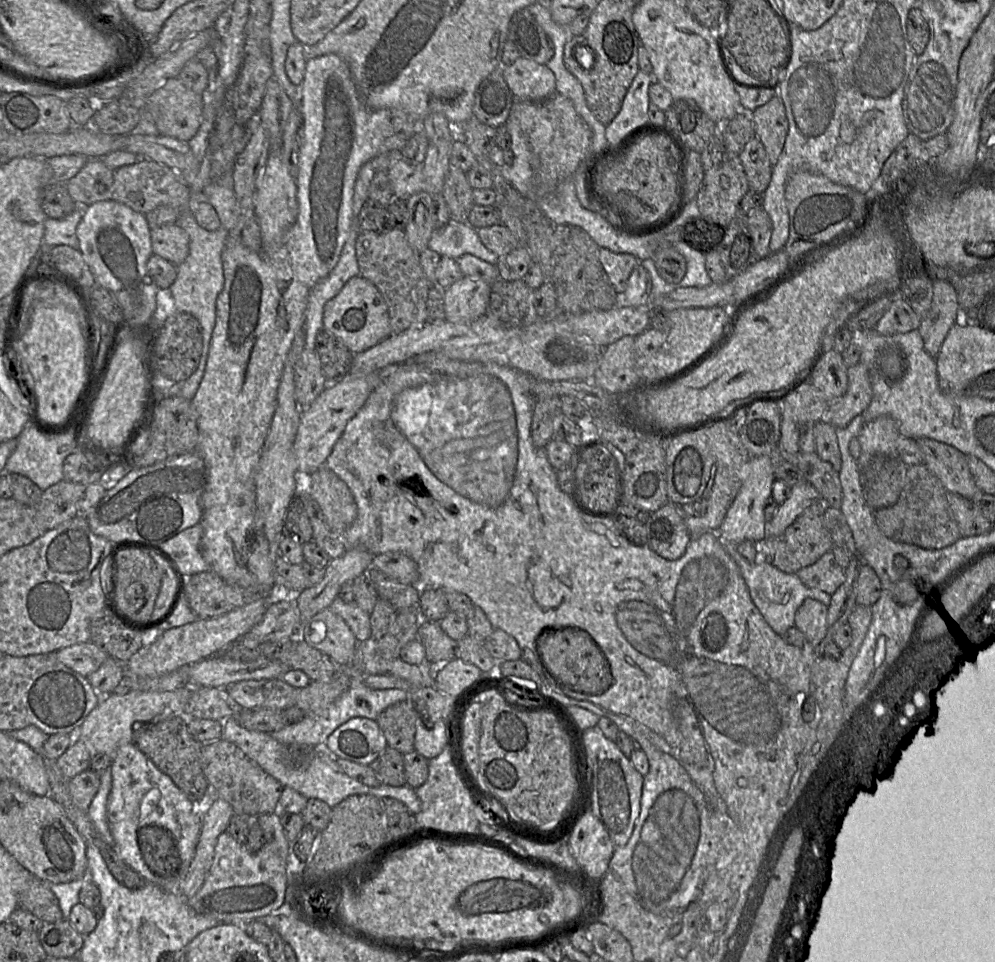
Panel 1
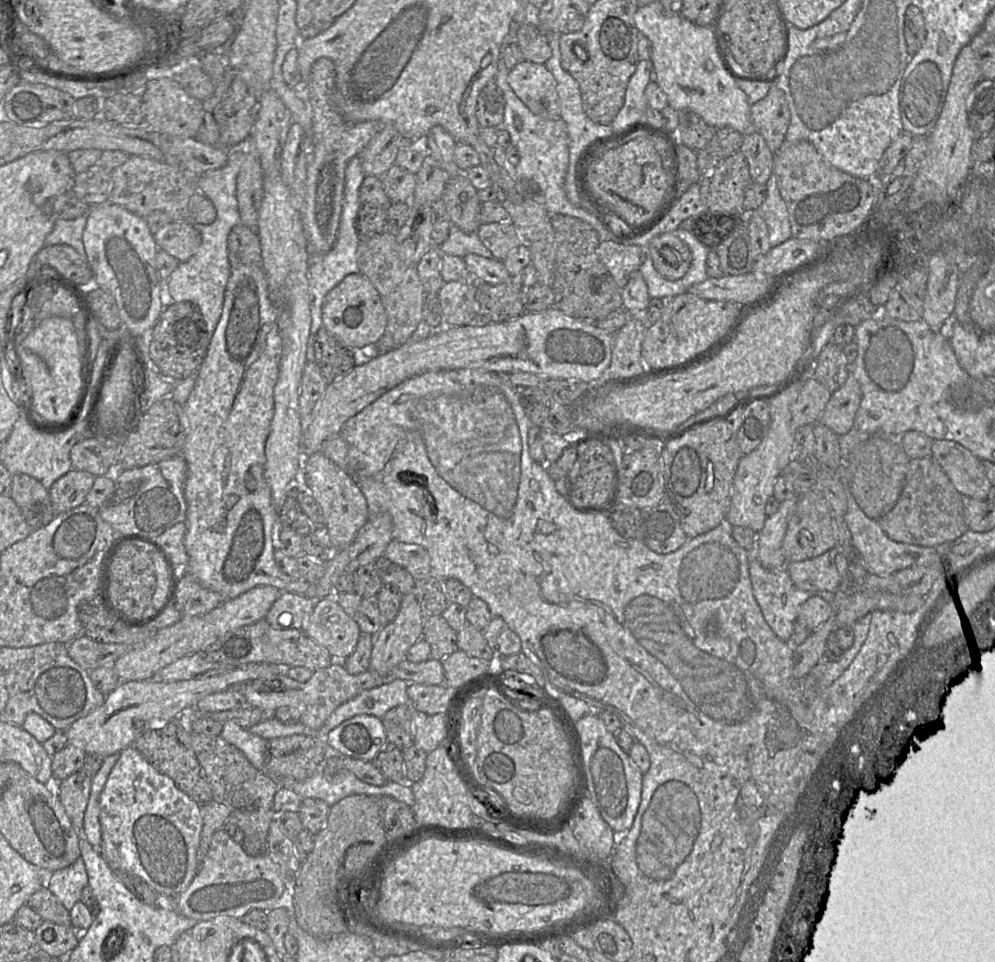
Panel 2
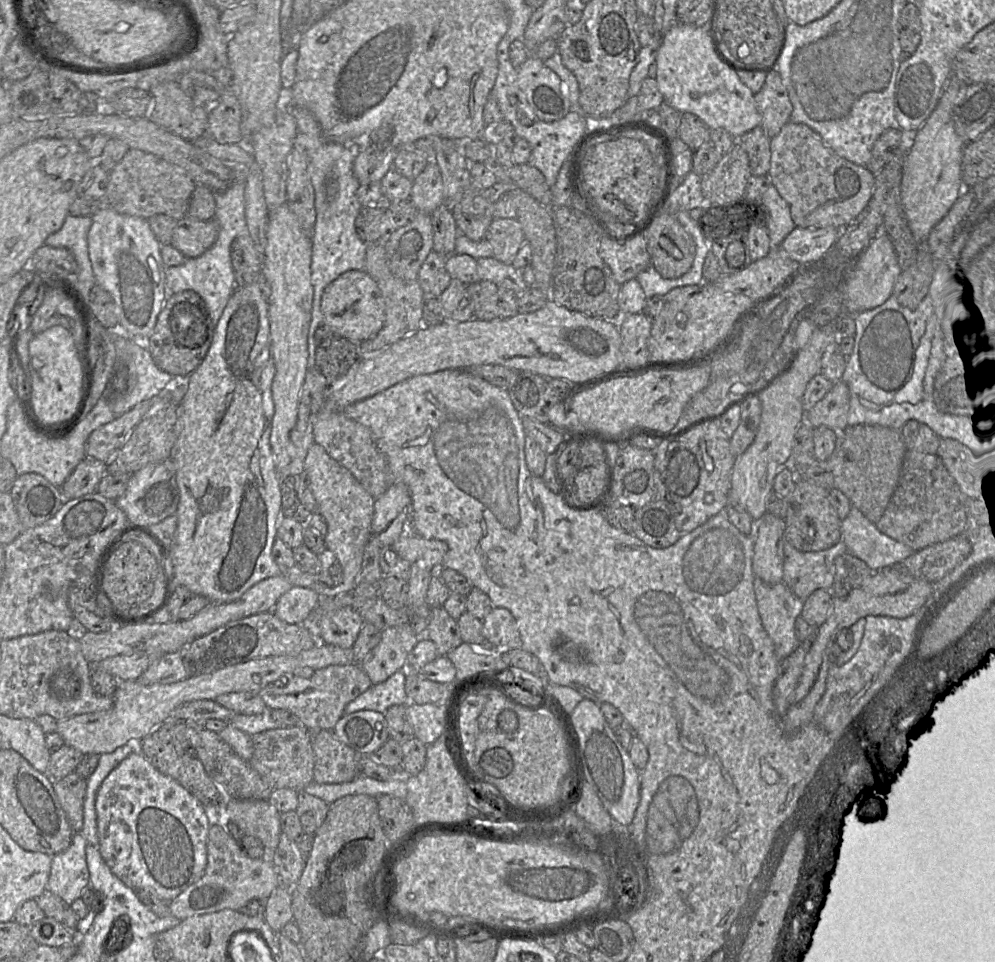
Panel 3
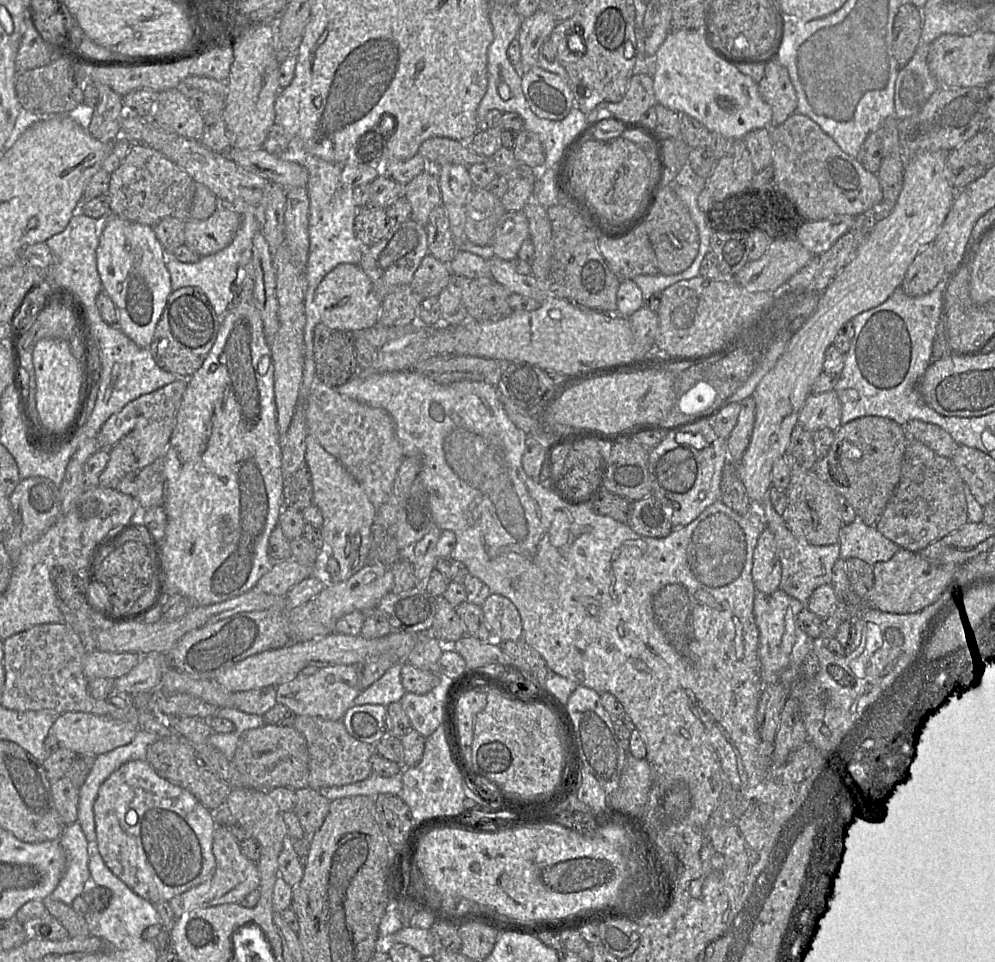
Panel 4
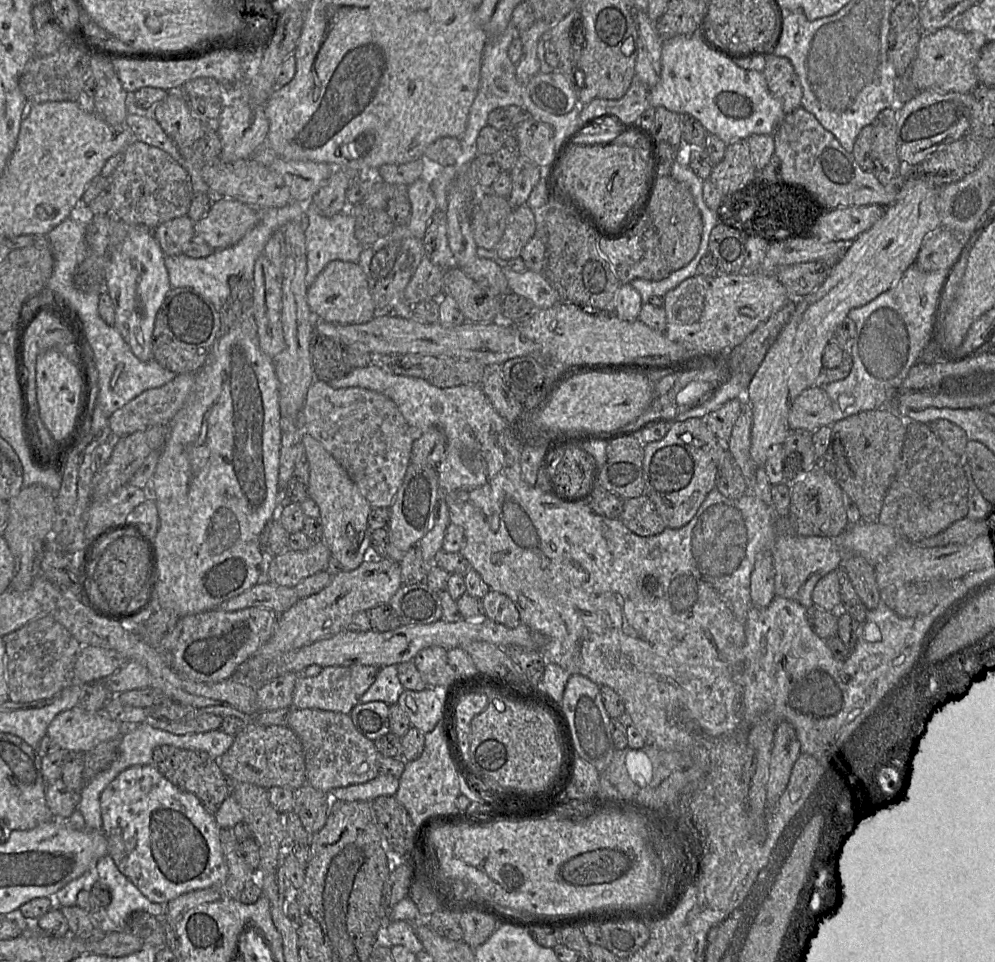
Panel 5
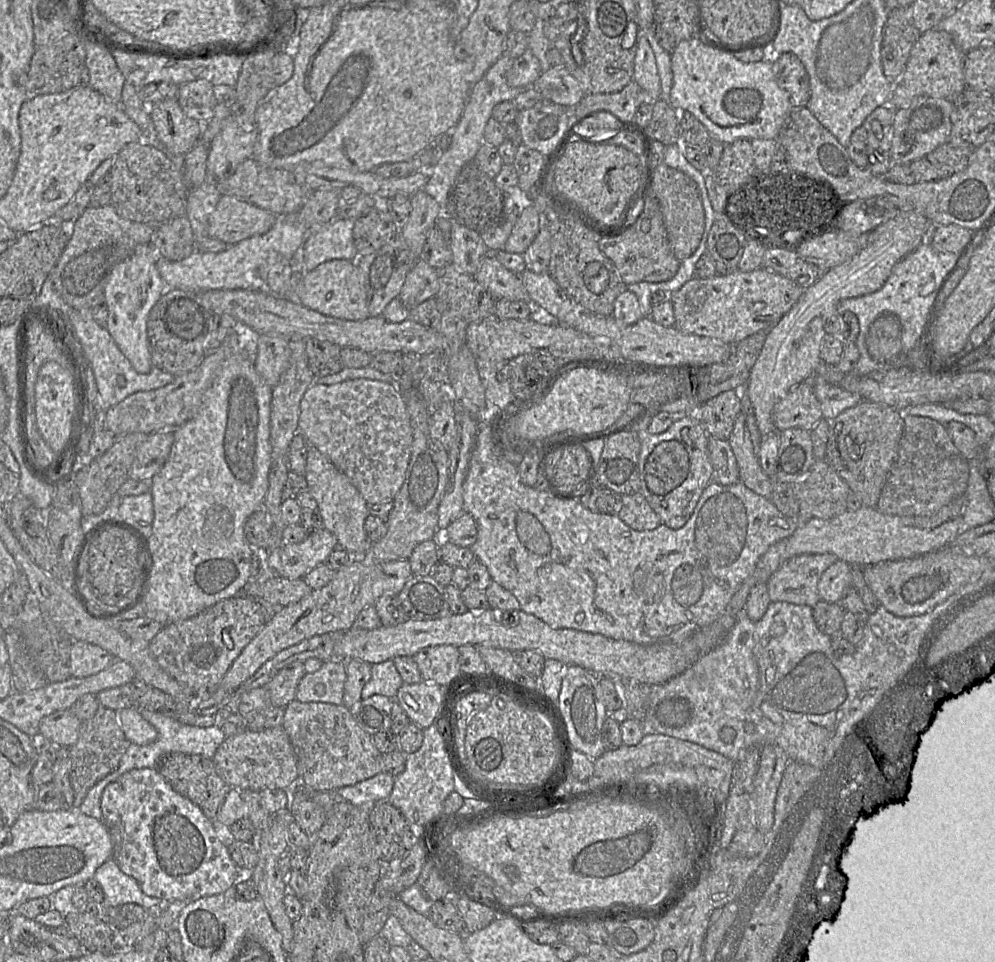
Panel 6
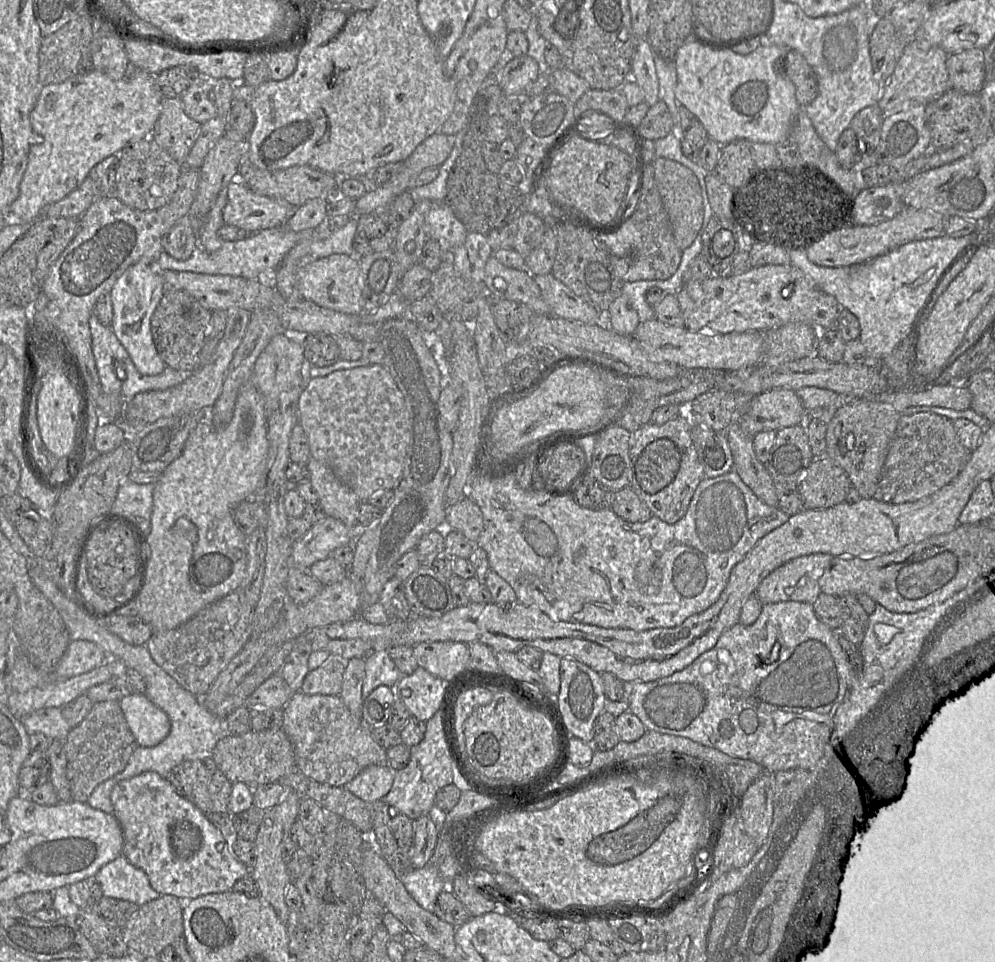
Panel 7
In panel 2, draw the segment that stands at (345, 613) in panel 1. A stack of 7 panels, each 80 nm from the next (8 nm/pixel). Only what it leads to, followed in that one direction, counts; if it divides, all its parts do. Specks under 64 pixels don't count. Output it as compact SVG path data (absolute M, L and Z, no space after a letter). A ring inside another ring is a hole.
M334 593L338 604L359 625L363 634L376 635L385 625L375 599L366 599L357 593Z

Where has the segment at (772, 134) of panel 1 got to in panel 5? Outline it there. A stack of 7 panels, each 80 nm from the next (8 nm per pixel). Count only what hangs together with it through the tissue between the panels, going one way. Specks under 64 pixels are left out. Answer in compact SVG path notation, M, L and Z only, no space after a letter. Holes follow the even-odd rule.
M776 55L767 57L762 73L769 91L781 102L785 115L801 106L803 90L789 59Z

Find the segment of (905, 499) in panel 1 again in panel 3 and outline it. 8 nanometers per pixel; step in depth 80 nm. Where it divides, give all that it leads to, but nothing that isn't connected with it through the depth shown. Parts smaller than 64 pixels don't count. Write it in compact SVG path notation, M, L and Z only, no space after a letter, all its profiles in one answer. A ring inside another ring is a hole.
M907 449L894 494L876 525L885 535L917 551L964 533L970 524L965 496L939 456Z

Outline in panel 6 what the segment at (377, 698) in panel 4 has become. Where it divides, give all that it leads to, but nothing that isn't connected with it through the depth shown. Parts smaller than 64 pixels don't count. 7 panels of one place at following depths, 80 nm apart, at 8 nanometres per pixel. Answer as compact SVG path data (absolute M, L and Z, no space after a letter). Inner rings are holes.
M393 660L372 665L371 679L362 690L362 700L379 694L395 699L403 680Z

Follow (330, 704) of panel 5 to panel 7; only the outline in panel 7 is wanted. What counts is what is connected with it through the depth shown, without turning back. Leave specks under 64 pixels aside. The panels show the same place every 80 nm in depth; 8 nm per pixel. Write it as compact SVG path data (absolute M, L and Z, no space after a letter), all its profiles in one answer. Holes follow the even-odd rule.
M331 657L319 668L309 670L300 691L306 695L337 696L342 689L345 670L345 661Z

